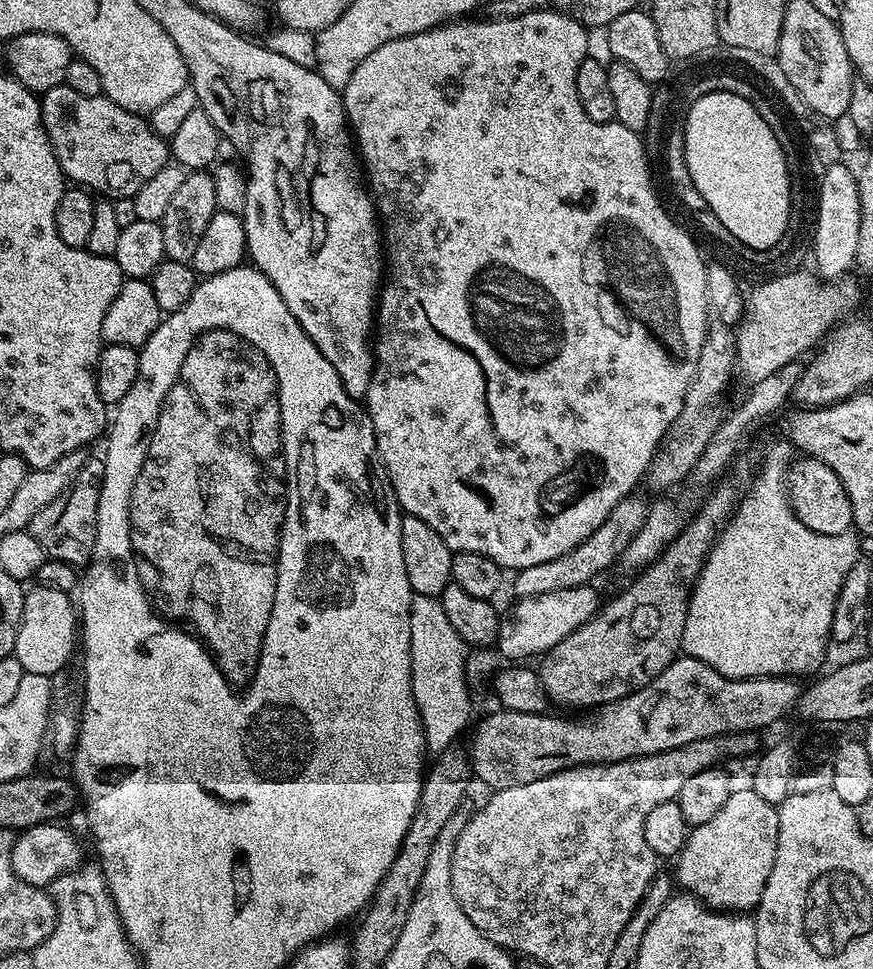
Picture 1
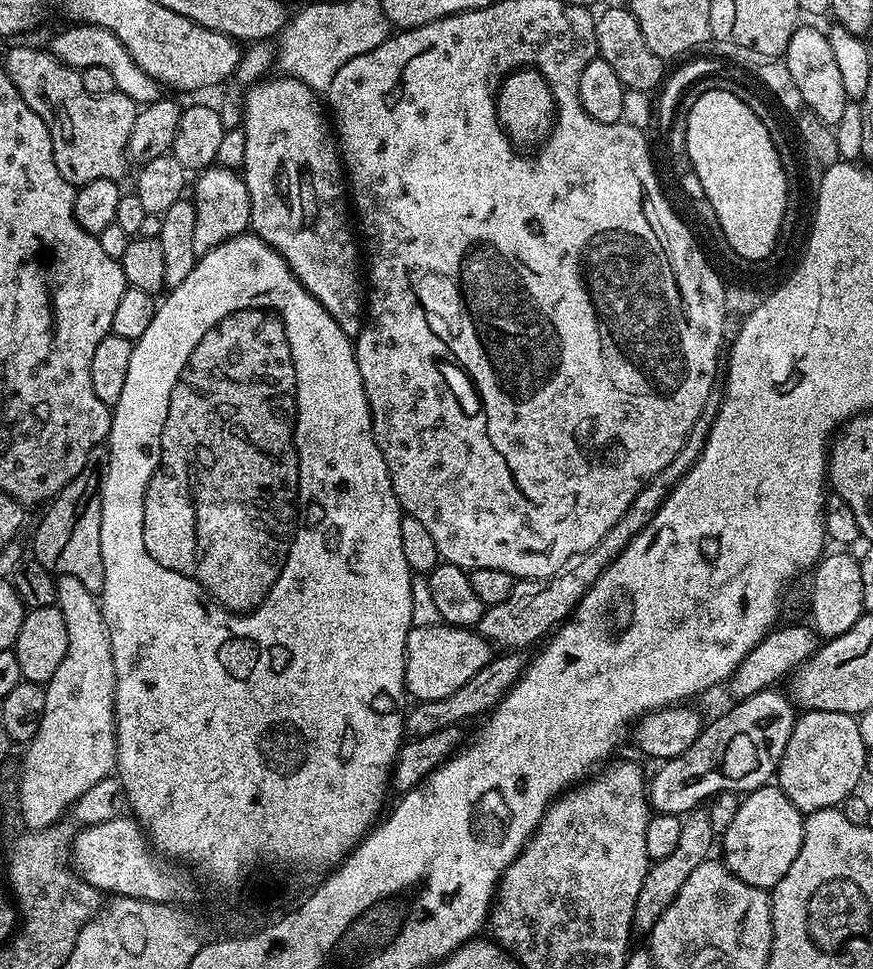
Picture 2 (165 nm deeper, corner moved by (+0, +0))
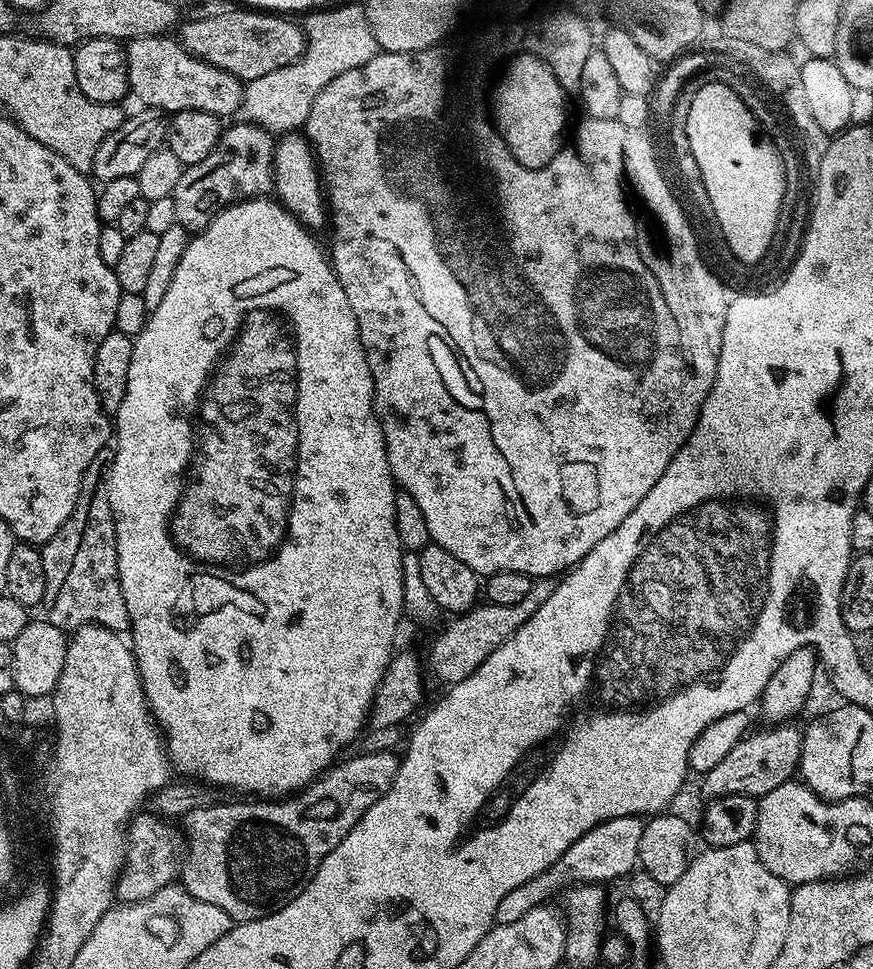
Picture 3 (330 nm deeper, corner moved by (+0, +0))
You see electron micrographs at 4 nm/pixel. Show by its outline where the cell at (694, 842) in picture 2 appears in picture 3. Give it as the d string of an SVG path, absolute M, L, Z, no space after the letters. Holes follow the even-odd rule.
M792 722L782 723L765 727L765 732L753 731L745 736L743 740L738 742L738 746L734 746L734 750L730 750L730 754L726 754L726 758L722 758L722 762L718 762L718 766L714 766L714 770L703 773L701 780L704 781L700 784L700 792L704 795L703 799L705 801L717 800L730 794L746 794L759 798L770 794L770 790L778 790L778 786L793 779L800 767L800 755L804 741L803 731L800 728L796 729L795 726L796 724Z

